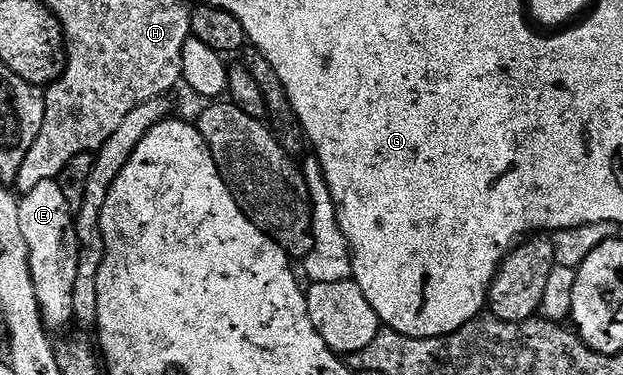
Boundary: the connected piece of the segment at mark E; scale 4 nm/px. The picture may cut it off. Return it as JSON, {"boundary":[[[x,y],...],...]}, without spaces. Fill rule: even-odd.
{"boundary":[[[58,180],[42,181],[33,191],[19,197],[21,235],[29,247],[29,271],[37,287],[37,303],[48,330],[63,329],[74,322],[73,279],[79,266],[79,240],[75,218]]]}

